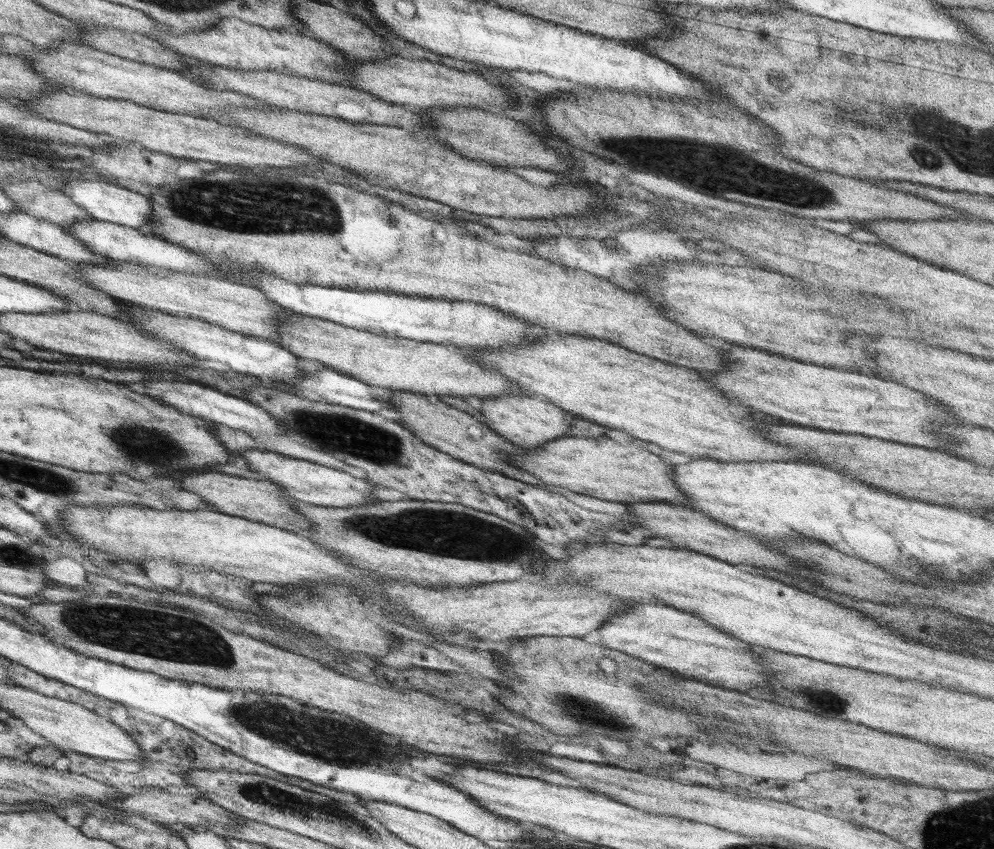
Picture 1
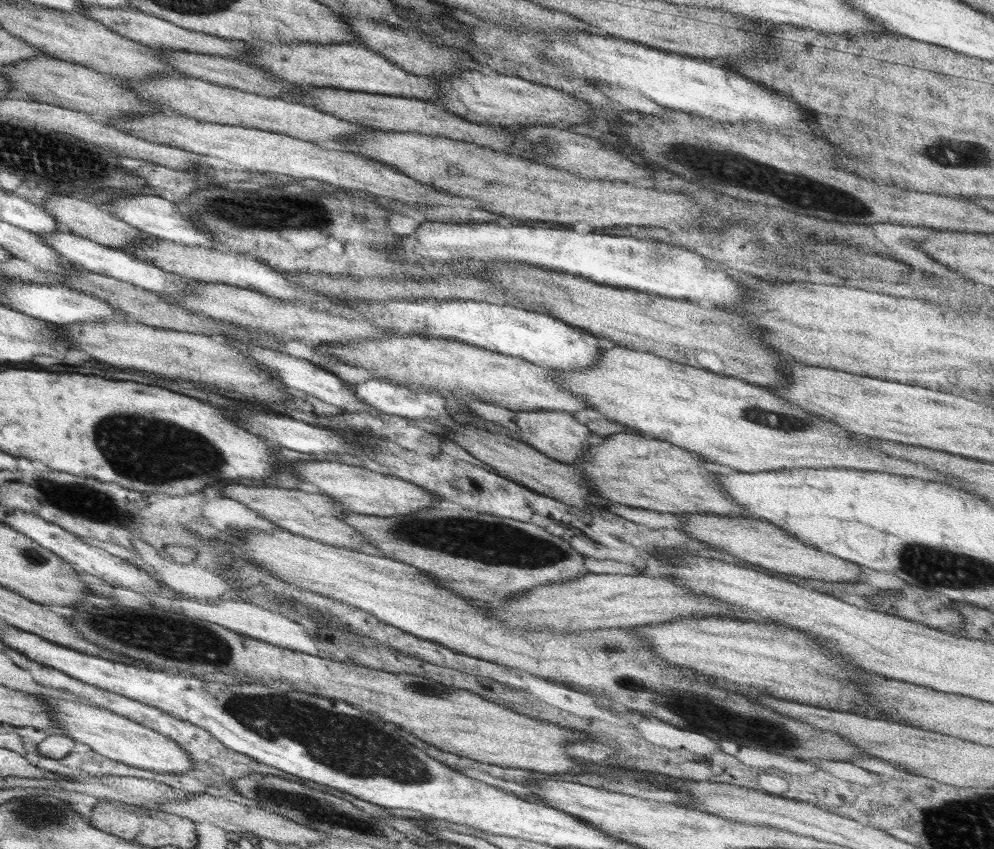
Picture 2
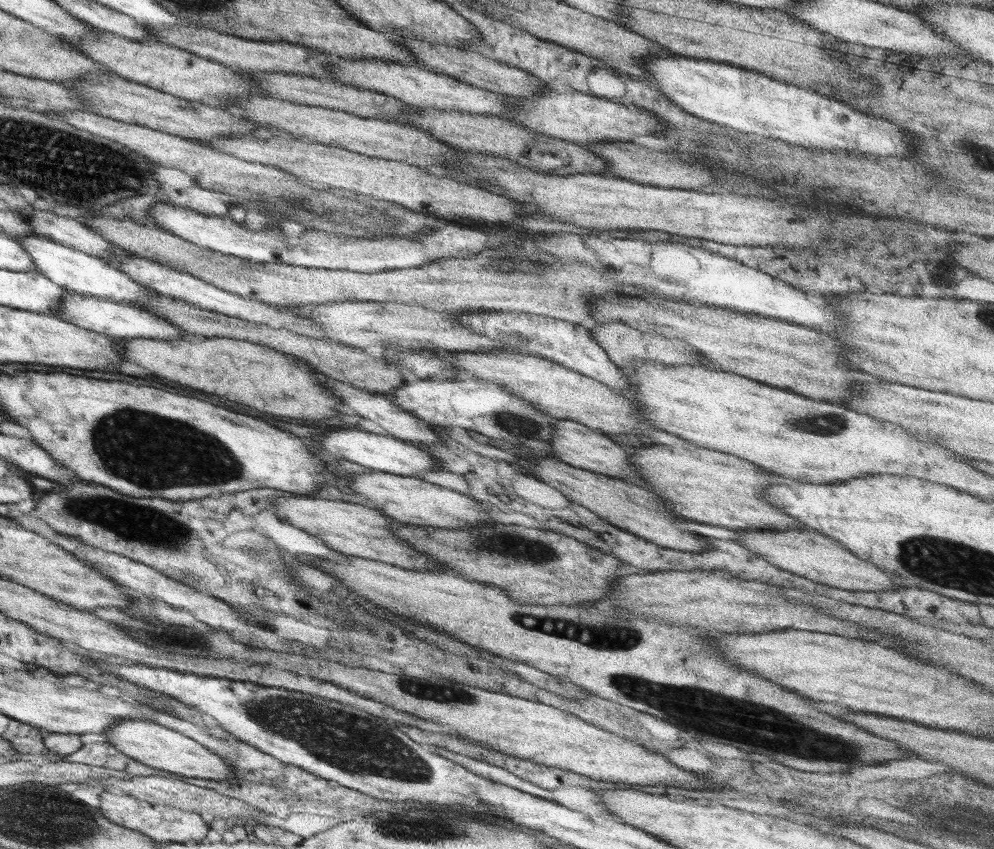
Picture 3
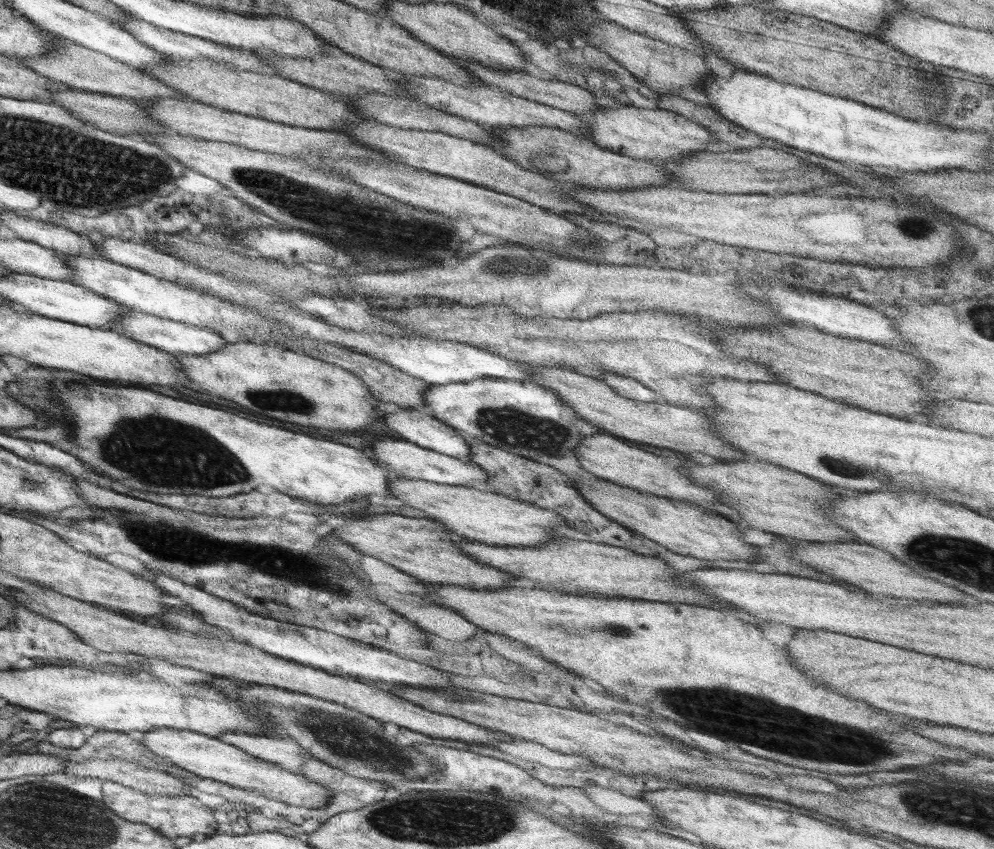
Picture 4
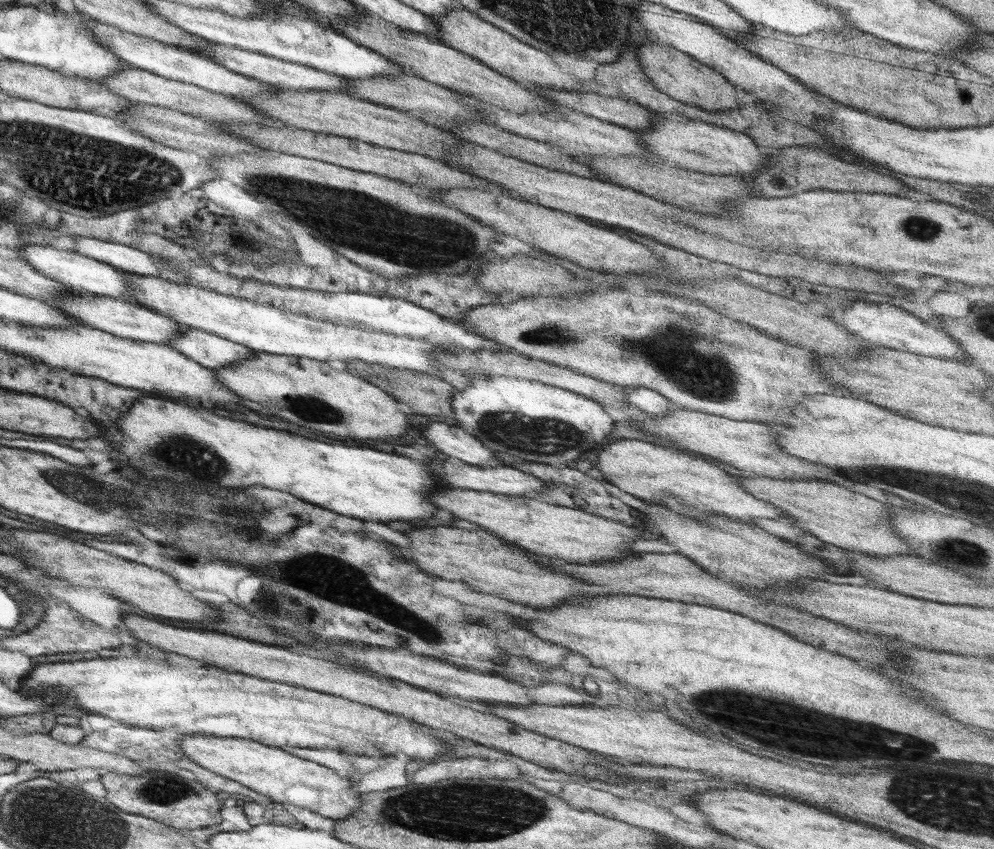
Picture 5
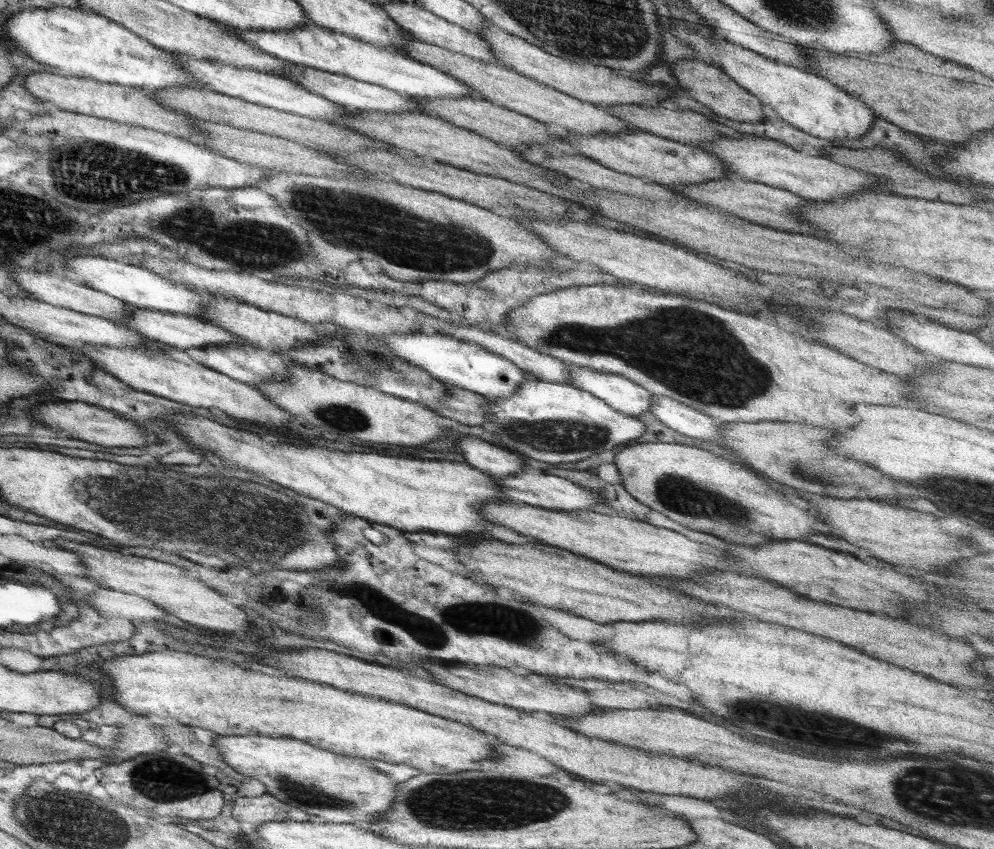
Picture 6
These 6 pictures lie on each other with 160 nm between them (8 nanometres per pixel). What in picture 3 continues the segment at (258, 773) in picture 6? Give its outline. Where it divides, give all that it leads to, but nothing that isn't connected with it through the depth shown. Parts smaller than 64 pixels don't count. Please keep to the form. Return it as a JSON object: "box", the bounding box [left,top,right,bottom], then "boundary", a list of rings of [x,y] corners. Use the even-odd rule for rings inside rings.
{"box":[105,720,235,780],"boundary":[[[122,720],[110,726],[105,732],[108,742],[116,747],[118,752],[130,756],[134,760],[160,768],[167,772],[190,777],[202,777],[214,780],[233,780],[235,772],[231,771],[226,757],[212,751],[205,745],[174,731],[147,720]]]}

